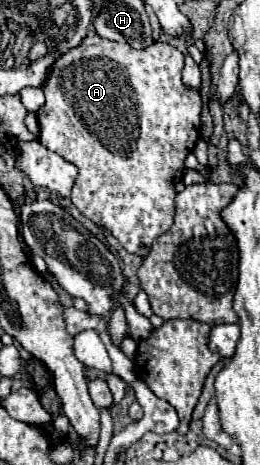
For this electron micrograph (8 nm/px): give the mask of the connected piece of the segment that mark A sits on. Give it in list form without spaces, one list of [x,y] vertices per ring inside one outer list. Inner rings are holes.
[[[89,29],[87,37],[81,41],[79,47],[69,49],[65,55],[61,55],[53,67],[51,73],[43,85],[45,89],[45,105],[39,107],[37,111],[37,121],[39,121],[39,141],[55,151],[57,155],[61,155],[65,161],[73,163],[79,169],[79,175],[75,179],[73,191],[71,191],[71,201],[73,205],[85,215],[89,217],[93,223],[99,223],[103,227],[107,227],[107,231],[129,251],[135,253],[139,257],[147,257],[151,251],[151,243],[163,235],[171,225],[173,225],[173,215],[175,215],[175,185],[179,183],[179,179],[183,179],[183,161],[185,157],[193,151],[197,139],[199,139],[199,117],[201,117],[201,97],[199,91],[189,91],[183,81],[181,81],[181,69],[183,69],[183,59],[185,55],[171,47],[169,43],[153,43],[151,47],[145,49],[133,49],[127,43],[113,43],[107,39],[101,39],[93,29]]]

